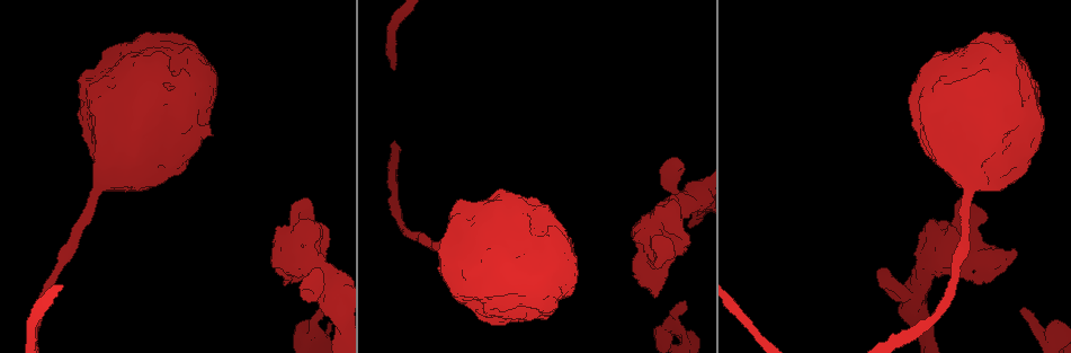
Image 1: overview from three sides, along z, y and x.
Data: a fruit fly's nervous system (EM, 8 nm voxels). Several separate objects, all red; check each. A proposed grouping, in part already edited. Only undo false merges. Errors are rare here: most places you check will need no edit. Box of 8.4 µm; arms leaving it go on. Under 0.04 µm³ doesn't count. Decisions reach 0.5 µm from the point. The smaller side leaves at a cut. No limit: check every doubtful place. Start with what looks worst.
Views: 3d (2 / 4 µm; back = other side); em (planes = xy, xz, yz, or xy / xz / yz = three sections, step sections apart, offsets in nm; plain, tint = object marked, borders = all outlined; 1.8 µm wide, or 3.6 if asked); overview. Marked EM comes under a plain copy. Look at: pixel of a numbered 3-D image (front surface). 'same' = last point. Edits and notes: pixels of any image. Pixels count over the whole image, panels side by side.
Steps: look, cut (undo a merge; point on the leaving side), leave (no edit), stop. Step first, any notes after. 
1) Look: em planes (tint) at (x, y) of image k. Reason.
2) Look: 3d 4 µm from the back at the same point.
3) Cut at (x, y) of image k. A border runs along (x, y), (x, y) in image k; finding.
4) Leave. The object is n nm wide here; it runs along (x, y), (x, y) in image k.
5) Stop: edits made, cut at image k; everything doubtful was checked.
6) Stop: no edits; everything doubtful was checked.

Look: 3d 4 µm at (992, 255) of image 1. Abrupt turn.

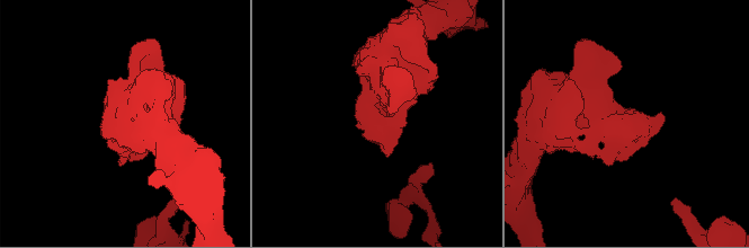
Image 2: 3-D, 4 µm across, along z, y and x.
Look: em xy step 4 (tint) at (377, 125) of image 2.

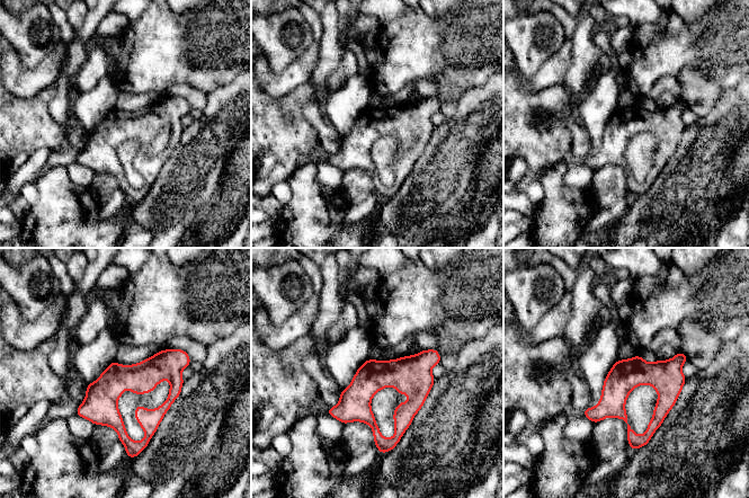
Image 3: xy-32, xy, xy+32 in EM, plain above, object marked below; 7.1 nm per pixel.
Leave. The object is 220 nm wide here; it runs along (181, 353), (172, 397), (148, 436), (130, 442) in image 3; one neuron here.

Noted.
Look: em xy step 8 (tint) at (286, 278) of image 1. Abrupt turn.

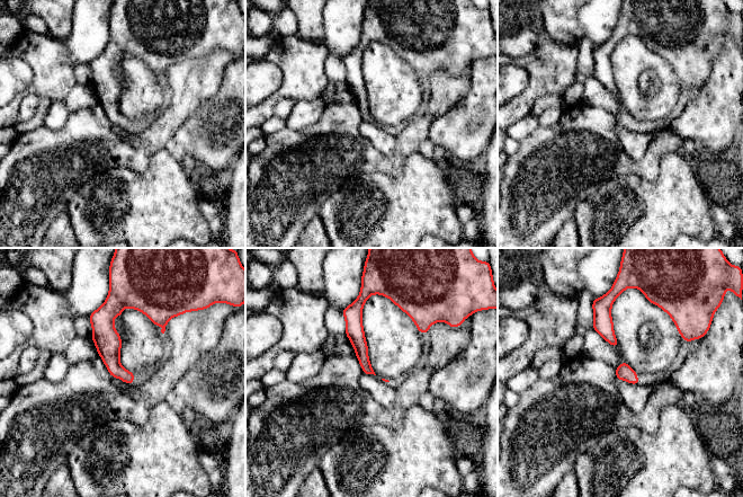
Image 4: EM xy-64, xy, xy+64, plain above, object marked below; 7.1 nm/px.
Look: em planes (tint) at the same point.

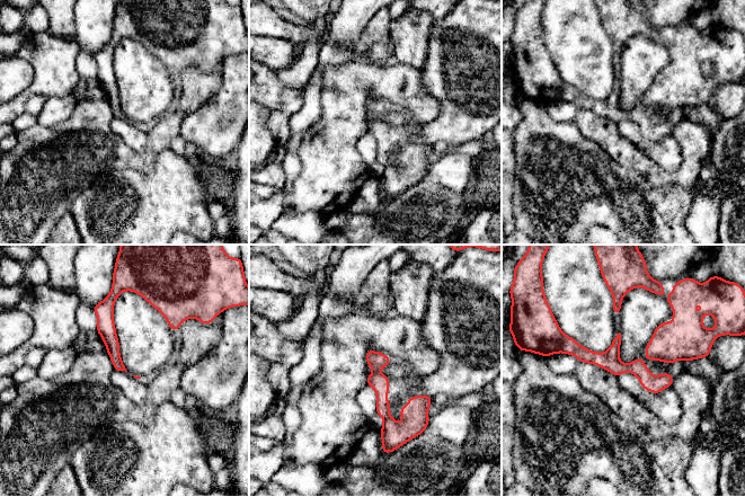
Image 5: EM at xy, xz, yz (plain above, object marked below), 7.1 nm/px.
Leave. It runs along (565, 347), (615, 366), (693, 354) in image 5; continuous, no second neuron.

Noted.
Look: em xz step 4 (tint) at (301, 337) of image 1. Abrupt turn.

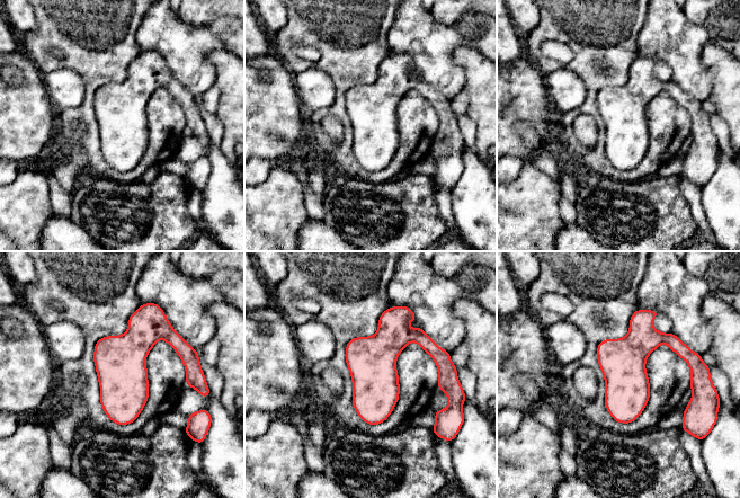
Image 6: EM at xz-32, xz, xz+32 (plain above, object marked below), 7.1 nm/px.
Leave. All the same neuron.

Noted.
Look: 3d 4 µm at (666, 232) of image 1.

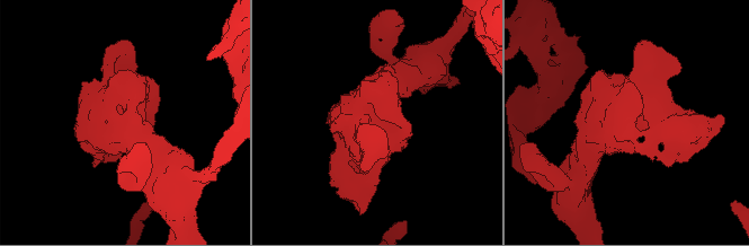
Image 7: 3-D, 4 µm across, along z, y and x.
Look: em 3.6 µm yz step 16 (tint) at (121, 112) of image 7.

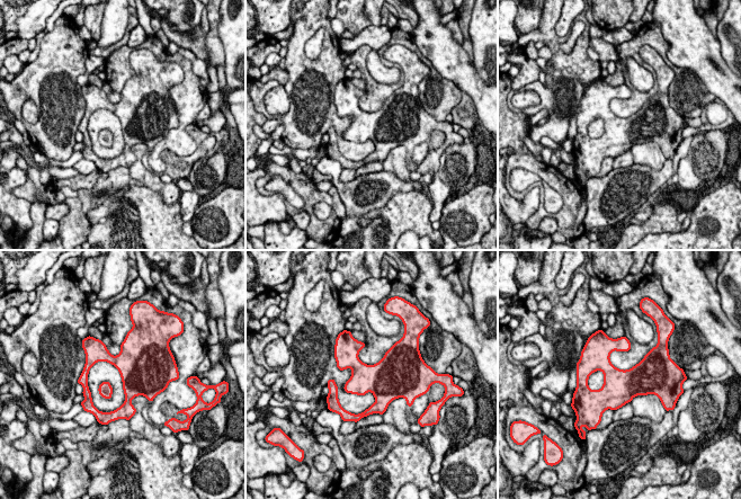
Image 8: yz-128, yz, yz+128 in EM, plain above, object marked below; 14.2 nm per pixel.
Leave. Continuous, no second neuron.

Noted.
Stop: no edits; everything doubtful was checked.

